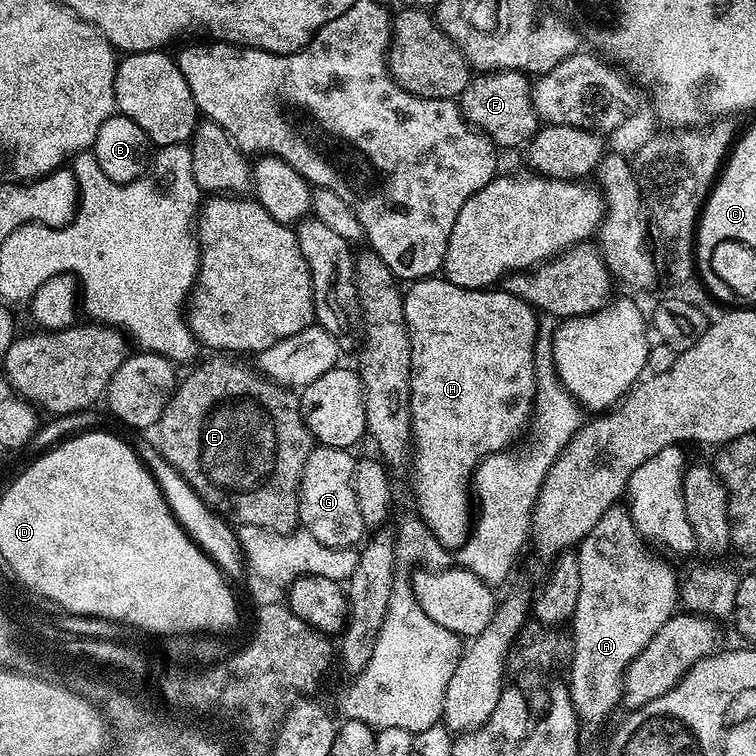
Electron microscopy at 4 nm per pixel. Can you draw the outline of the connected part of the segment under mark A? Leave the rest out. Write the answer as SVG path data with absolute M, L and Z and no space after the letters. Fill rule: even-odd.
M627 507L606 510L574 555L578 562L578 606L570 621L572 681L566 684L581 725L600 724L626 692L629 664L678 608L678 576L664 560L648 556Z

